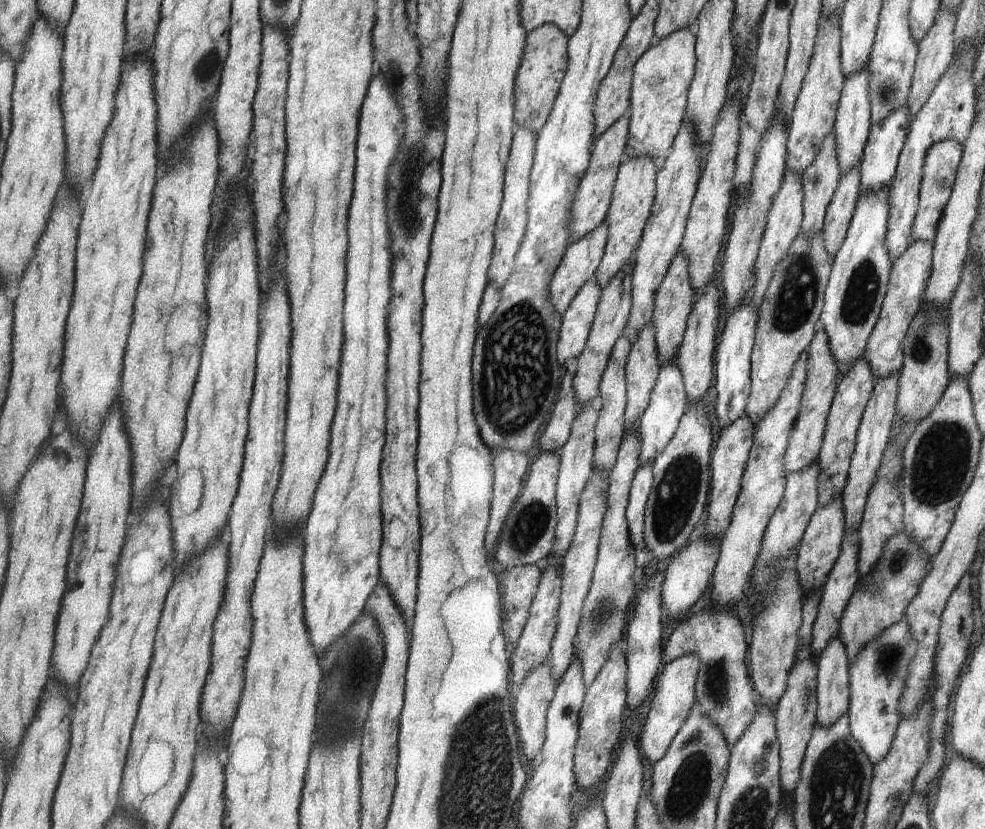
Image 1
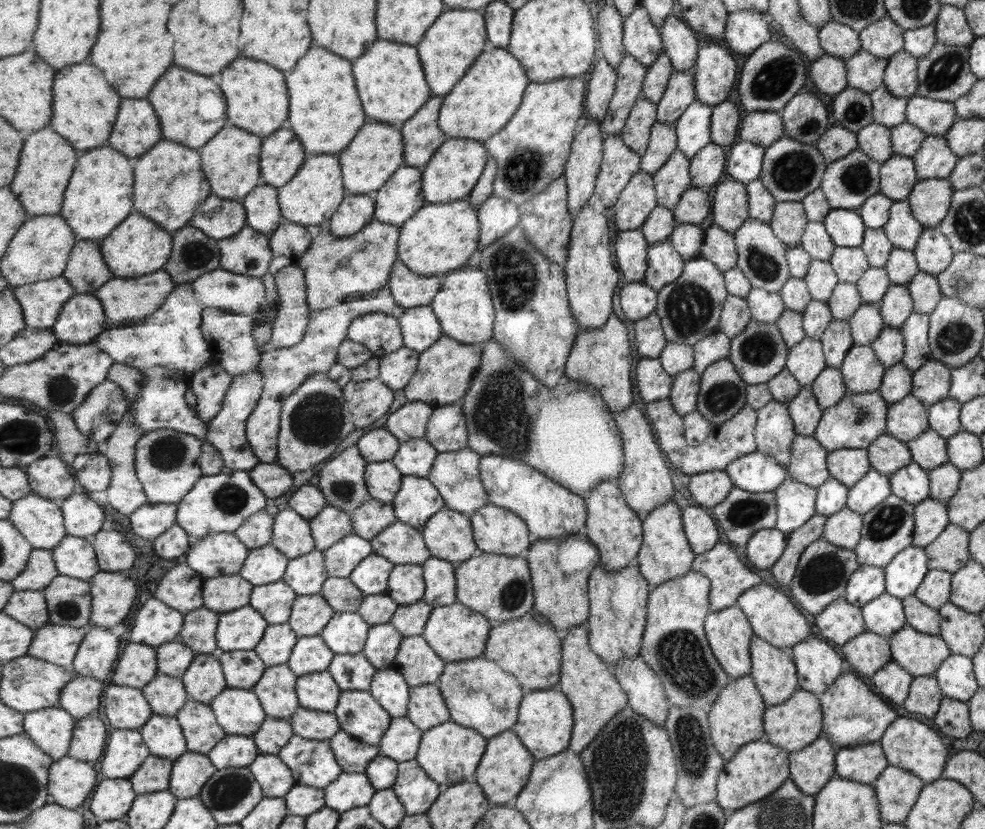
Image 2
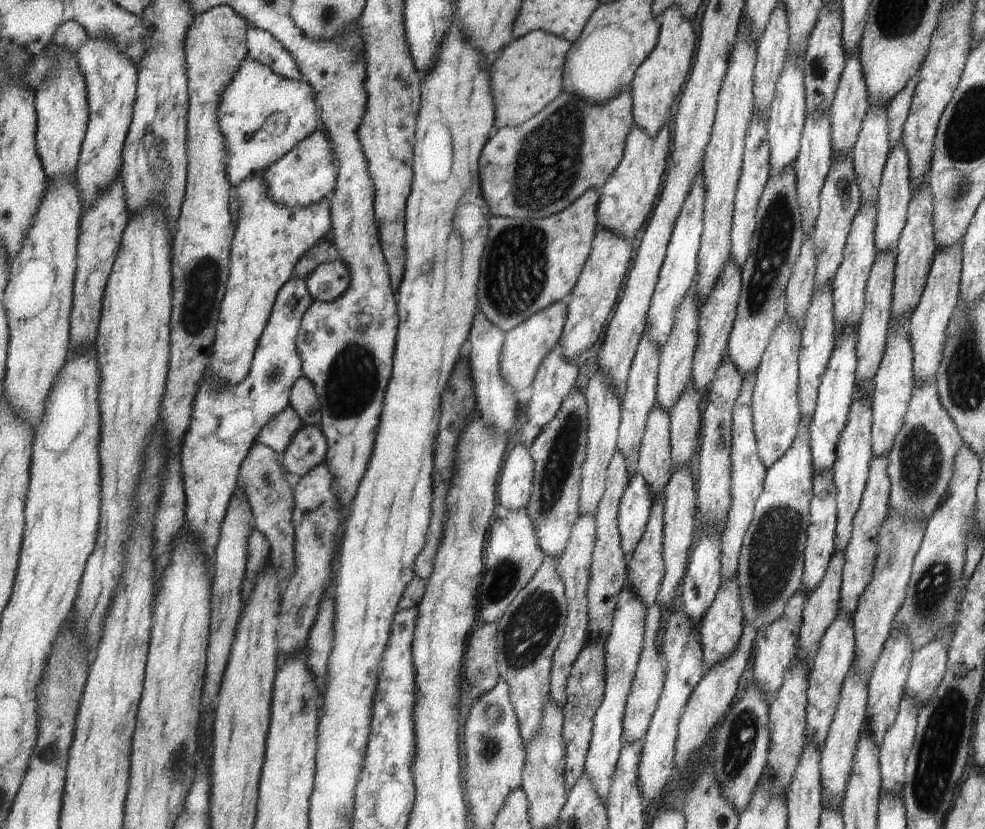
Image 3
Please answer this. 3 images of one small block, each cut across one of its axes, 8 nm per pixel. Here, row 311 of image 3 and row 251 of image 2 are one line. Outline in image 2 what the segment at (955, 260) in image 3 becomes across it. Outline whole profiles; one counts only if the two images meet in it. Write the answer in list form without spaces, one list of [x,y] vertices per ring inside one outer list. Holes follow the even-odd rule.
[[[923,228],[912,251],[917,270],[932,275],[945,270],[954,253],[945,235],[936,228]]]

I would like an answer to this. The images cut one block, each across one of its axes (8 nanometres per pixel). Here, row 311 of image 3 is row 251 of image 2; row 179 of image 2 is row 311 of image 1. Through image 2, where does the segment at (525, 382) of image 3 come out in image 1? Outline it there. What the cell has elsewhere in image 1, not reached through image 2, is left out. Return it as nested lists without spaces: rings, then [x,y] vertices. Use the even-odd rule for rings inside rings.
[[[605,221],[595,232],[585,236],[579,242],[575,242],[568,246],[564,260],[557,268],[555,276],[553,276],[551,285],[551,298],[553,306],[556,306],[557,312],[561,316],[565,316],[567,309],[572,305],[573,300],[580,290],[584,288],[585,284],[591,279],[596,278],[597,269],[605,256],[606,246],[609,240],[609,223]]]

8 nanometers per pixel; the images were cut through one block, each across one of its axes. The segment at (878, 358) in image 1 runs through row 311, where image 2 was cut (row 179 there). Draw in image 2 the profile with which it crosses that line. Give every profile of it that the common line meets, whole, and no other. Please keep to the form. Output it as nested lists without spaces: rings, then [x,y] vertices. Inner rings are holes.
[[[891,155],[880,163],[878,192],[892,201],[905,200],[917,181],[911,157]]]

